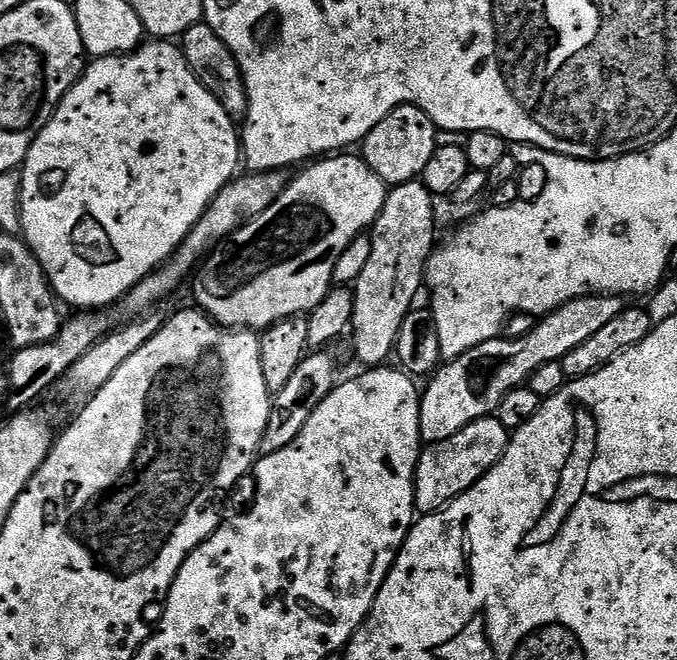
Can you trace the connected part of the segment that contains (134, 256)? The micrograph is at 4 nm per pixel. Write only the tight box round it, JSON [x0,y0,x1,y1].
[20,38,242,310]

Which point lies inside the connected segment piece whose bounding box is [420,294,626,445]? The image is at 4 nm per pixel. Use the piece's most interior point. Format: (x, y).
(464, 390)

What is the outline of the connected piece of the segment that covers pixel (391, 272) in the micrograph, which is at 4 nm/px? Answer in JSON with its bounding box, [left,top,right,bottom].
[352,178,437,366]

